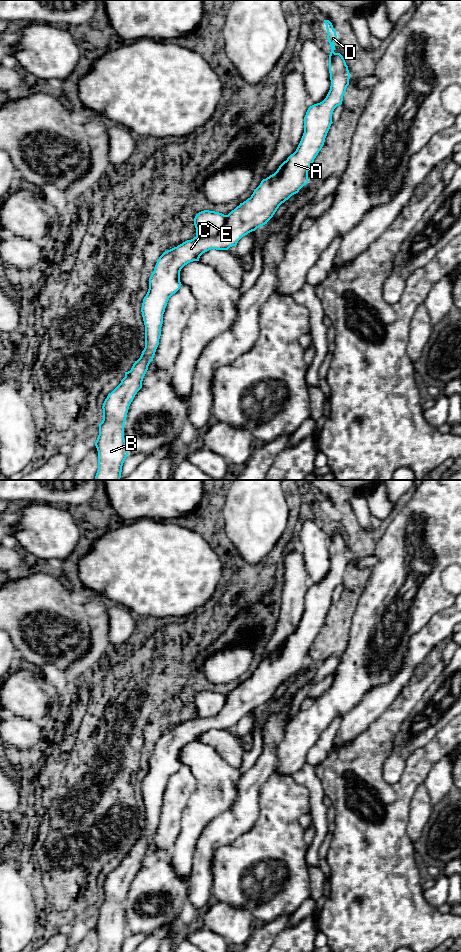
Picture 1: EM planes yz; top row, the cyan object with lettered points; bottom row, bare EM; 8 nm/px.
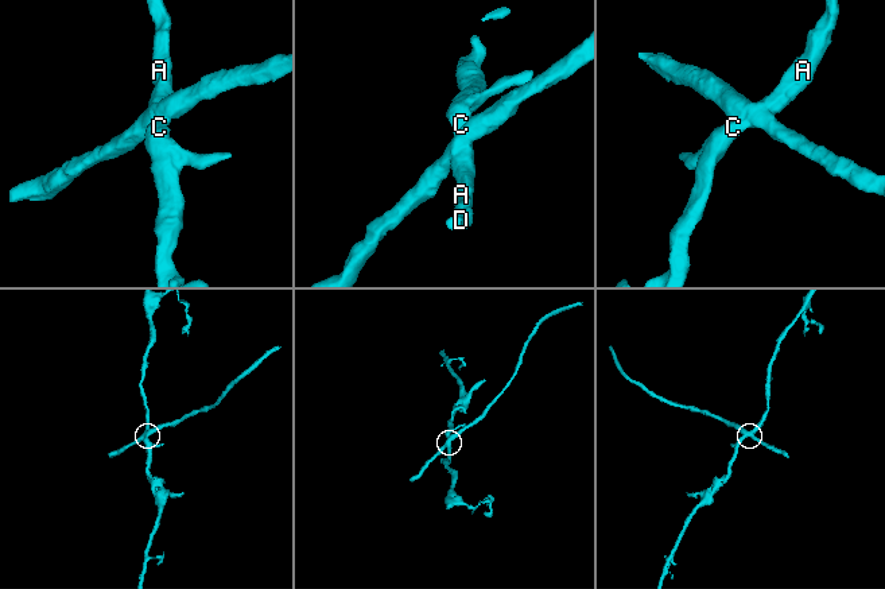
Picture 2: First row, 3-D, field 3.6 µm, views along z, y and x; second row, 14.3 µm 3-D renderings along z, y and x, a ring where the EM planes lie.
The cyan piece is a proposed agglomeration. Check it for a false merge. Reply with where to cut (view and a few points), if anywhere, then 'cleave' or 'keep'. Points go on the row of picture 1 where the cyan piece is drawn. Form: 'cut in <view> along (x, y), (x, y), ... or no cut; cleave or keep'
cut in yz along (227, 215), (224, 226), (217, 233), (206, 237), (196, 236); cleave

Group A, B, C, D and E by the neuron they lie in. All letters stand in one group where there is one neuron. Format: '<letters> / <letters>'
A B C D / E

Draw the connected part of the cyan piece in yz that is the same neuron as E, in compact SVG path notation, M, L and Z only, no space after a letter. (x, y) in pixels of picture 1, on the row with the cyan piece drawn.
M204 210L196 214L194 225L196 236L207 238L218 234L227 221L227 215L219 212Z

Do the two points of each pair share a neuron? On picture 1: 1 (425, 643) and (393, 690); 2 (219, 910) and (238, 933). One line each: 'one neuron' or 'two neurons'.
1: one neuron
2: one neuron

